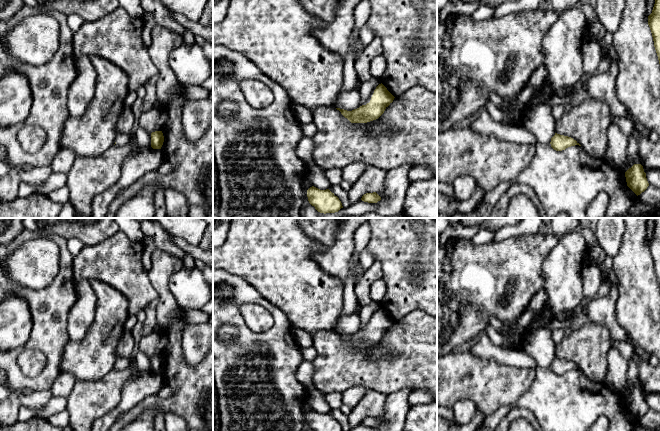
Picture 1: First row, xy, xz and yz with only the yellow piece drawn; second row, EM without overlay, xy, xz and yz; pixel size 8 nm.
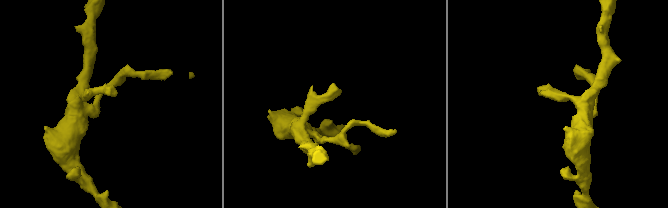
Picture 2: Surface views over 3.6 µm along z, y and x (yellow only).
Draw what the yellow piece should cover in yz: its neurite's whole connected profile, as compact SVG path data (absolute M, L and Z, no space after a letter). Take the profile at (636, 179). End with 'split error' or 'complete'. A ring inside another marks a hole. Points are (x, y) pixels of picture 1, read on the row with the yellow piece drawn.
M634 164L625 172L627 186L638 196L644 192L649 183L646 178L643 166L641 164Z; complete

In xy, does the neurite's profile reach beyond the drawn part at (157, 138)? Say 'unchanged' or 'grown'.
unchanged

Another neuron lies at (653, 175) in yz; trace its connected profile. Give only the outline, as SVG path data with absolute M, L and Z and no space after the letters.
M647 169L646 178L650 186L660 189L660 169Z

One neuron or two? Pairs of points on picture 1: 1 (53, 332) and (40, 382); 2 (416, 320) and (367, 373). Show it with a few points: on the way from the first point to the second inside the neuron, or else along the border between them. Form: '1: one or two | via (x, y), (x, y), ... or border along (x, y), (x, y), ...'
1: one | via (53, 344), (53, 365), (51, 370)
2: one | via (416, 338), (416, 343), (385, 373)

